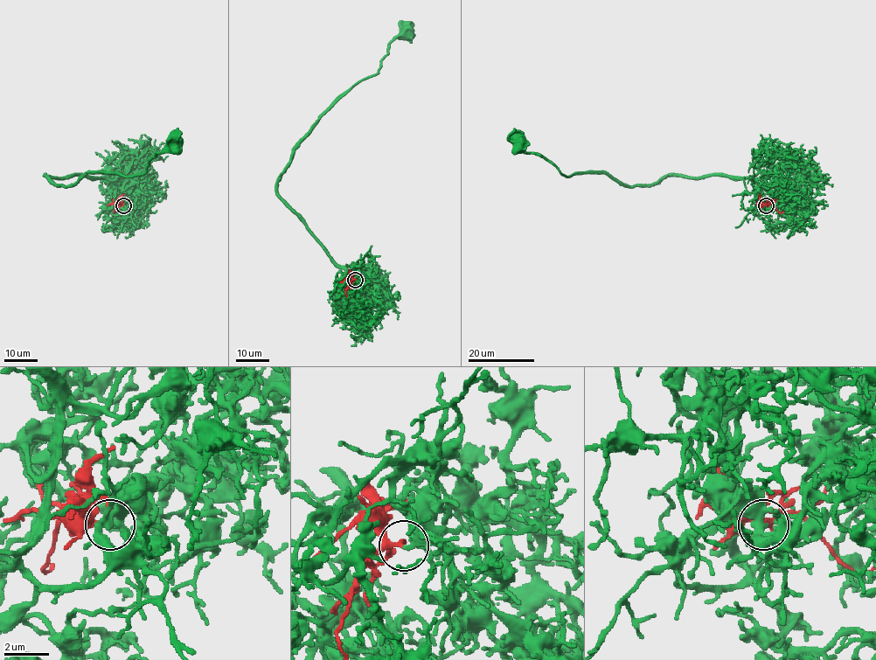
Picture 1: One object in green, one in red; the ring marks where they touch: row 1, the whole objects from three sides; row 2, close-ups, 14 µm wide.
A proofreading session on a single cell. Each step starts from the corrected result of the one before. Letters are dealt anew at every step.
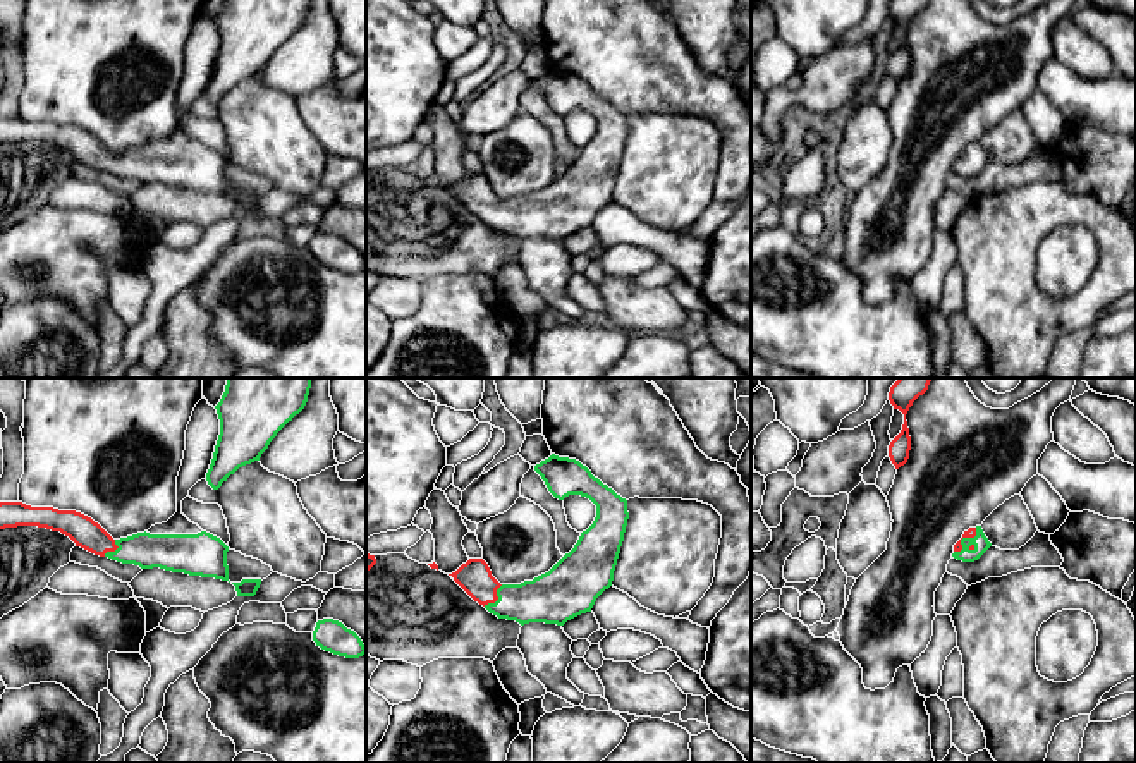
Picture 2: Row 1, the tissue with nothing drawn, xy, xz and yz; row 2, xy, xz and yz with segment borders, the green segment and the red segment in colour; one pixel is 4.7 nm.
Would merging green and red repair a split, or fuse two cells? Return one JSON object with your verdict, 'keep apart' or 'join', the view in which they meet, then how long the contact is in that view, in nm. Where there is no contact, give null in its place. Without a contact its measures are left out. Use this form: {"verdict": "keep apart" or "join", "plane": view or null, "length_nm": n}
{"verdict": "join", "plane": "yz", "length_nm": 160}

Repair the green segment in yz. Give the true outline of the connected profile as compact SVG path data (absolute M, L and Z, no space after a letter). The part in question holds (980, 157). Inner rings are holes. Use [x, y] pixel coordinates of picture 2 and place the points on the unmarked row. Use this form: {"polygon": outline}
{"polygon": "M981 141L969 143L964 146L962 153L954 160L952 172L962 177L974 177L978 175L992 158L985 151Z"}

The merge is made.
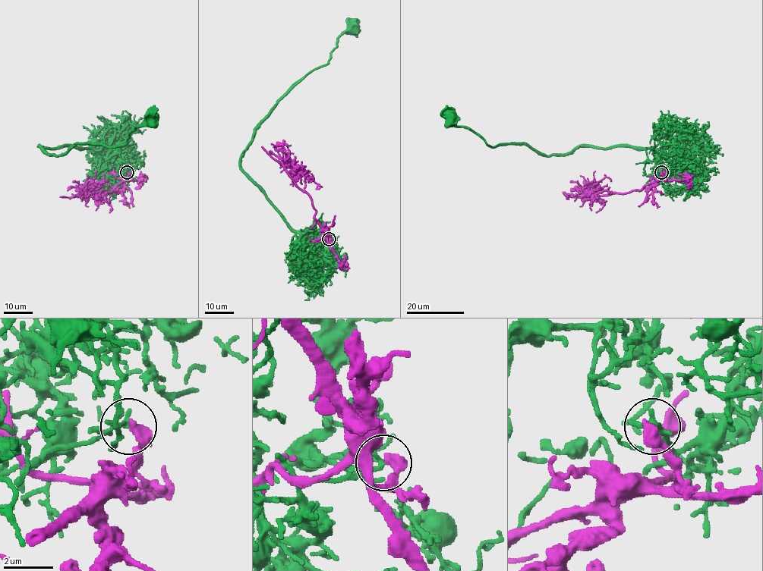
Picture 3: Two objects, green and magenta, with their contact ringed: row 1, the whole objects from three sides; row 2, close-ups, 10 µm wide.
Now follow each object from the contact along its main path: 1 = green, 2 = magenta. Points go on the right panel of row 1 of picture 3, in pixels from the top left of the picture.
1: (662, 173), (665, 177), (659, 155), (651, 149), (578, 146), (547, 155), (524, 144), (490, 147), (452, 119)
2: (662, 173), (663, 180), (656, 180), (640, 189), (588, 195), (603, 203), (596, 212)

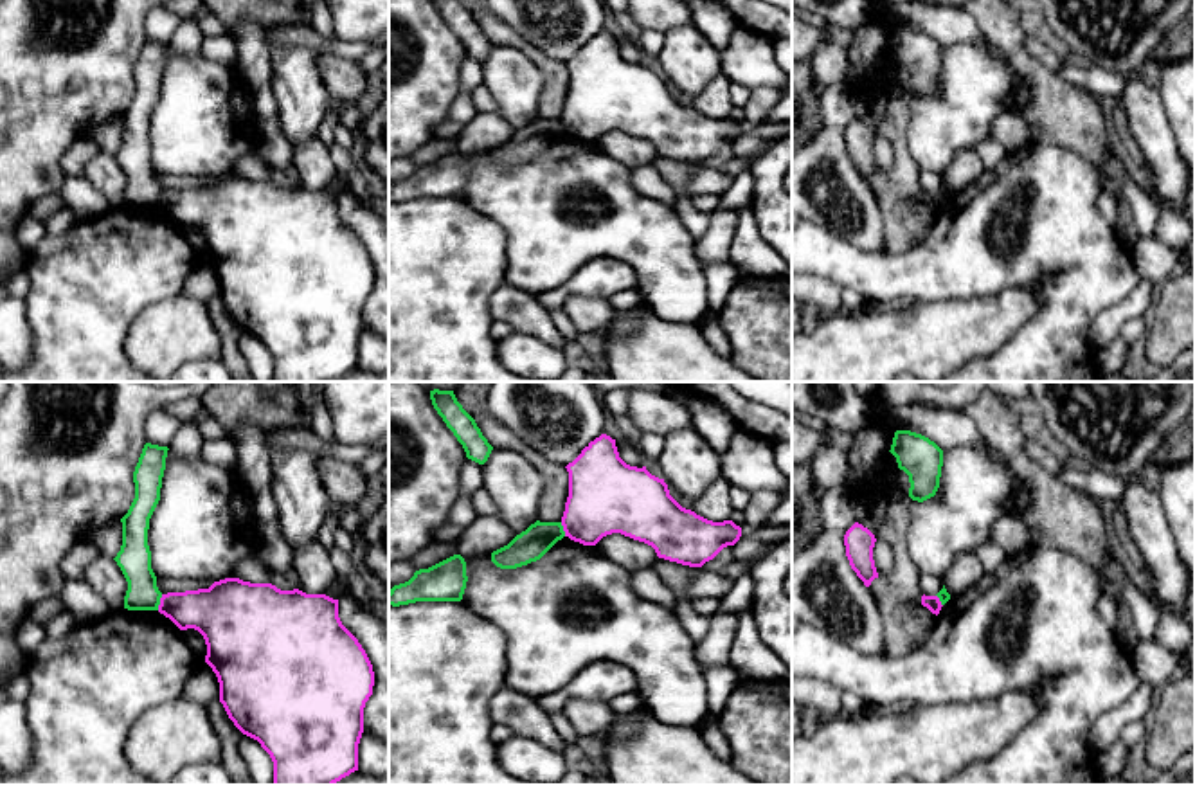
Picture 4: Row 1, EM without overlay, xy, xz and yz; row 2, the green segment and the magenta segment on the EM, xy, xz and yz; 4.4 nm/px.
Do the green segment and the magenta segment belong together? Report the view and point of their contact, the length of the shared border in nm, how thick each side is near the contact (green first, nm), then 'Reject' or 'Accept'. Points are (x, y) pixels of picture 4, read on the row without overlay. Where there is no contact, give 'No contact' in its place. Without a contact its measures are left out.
Touches green at xy (159, 198). Shared border 80 nm. Thickness 150 nm (green) against 220 nm. Reject

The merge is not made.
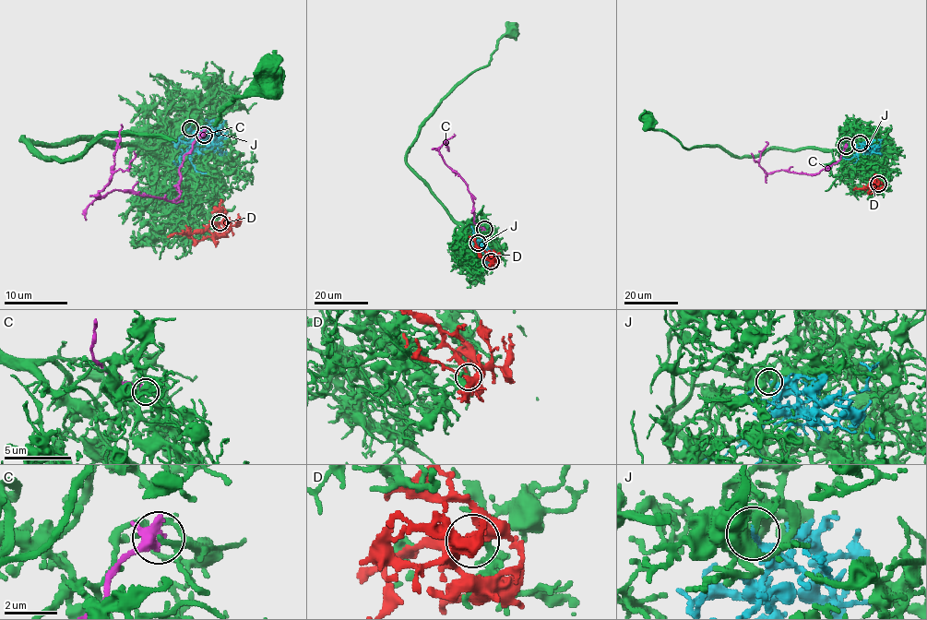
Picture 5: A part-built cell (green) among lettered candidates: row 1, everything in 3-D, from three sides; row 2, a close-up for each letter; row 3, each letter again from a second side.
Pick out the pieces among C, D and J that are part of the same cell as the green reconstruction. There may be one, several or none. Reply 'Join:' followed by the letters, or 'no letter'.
Join: J

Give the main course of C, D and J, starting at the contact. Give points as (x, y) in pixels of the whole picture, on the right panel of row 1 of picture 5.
C: (846, 146), (838, 160), (814, 174), (780, 170), (768, 173), (759, 164), (761, 151), (767, 143), (766, 141)
D: (878, 184), (854, 190)
J: (860, 143), (873, 147), (882, 139)

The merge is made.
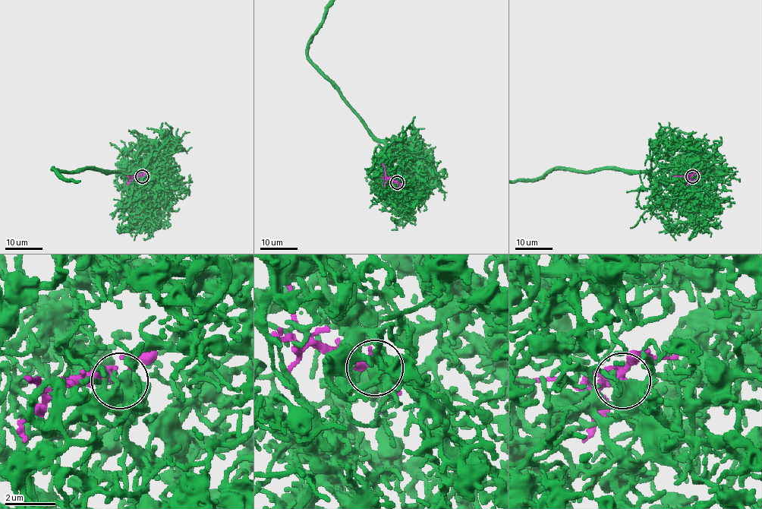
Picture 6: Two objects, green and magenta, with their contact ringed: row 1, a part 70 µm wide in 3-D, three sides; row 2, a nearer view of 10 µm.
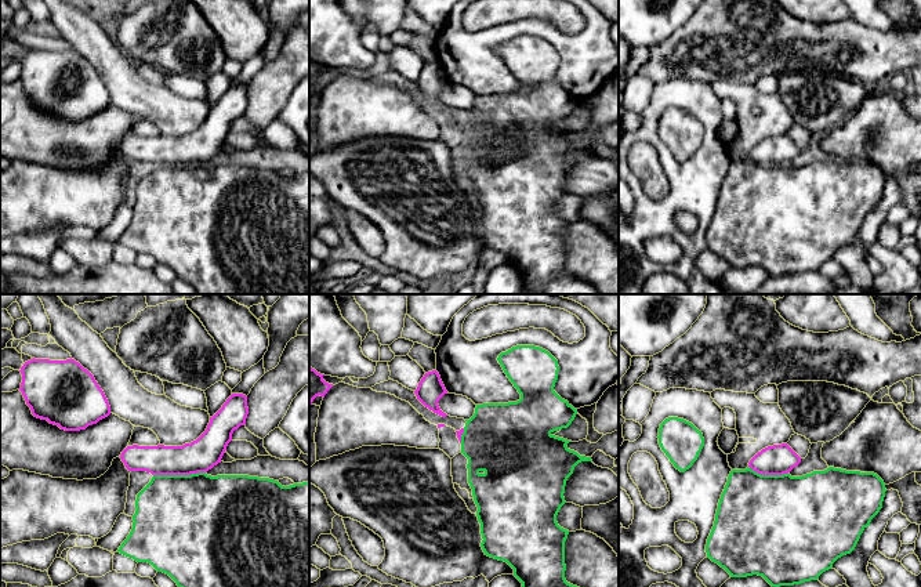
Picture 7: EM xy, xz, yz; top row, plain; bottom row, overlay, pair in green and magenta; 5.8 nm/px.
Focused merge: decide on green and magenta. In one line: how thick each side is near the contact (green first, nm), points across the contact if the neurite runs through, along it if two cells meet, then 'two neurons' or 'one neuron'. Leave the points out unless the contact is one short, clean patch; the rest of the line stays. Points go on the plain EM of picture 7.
500 nm thick on the green side, 190 nm on the other; runs through xy (180, 209), (178, 166), (202, 145); one neuron

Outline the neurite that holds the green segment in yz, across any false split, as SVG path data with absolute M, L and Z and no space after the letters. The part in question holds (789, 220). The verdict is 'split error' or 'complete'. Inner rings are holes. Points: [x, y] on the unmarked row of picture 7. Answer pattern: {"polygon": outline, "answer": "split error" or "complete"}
{"polygon": "M782 134L758 142L746 160L730 162L706 235L707 249L724 258L730 268L758 265L772 278L817 271L838 249L855 240L860 225L882 199L886 180L877 164L828 157L791 167L788 163L799 153L801 148L787 134Z", "answer": "split error"}

